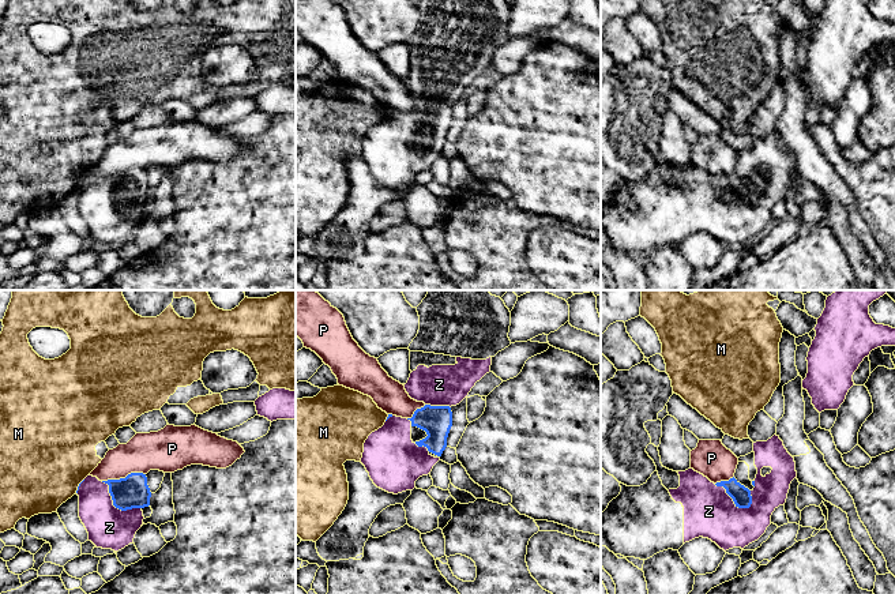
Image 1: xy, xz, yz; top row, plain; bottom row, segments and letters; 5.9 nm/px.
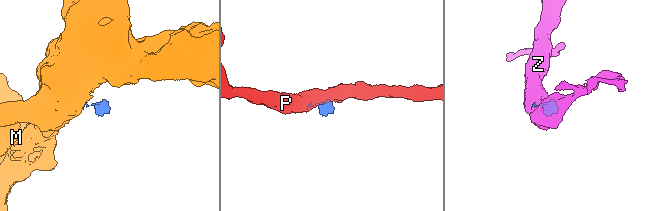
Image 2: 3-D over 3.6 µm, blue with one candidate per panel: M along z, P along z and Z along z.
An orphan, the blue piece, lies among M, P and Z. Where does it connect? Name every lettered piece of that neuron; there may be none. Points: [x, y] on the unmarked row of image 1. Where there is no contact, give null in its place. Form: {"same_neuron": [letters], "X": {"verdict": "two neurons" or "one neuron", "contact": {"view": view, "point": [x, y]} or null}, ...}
{"same_neuron": ["Z"], "M": {"verdict": "two neurons", "contact": {"view": "xy", "point": [79, 180]}}, "P": {"verdict": "two neurons", "contact": {"view": "xy", "point": [123, 173]}}, "Z": {"verdict": "one neuron", "contact": {"view": "yz", "point": [732, 192]}}}

